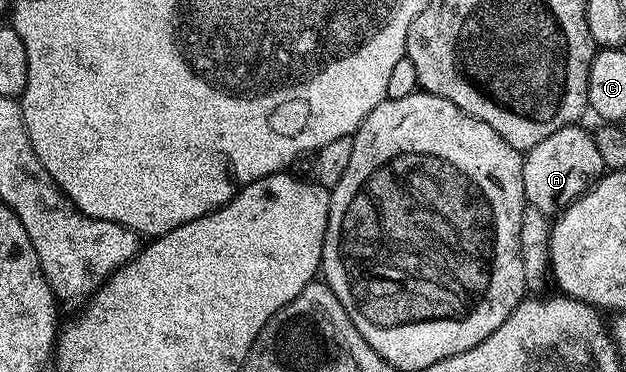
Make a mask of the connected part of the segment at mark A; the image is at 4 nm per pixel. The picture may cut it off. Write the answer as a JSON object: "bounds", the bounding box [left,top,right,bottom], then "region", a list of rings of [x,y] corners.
{"bounds":[522,125,605,217],"region":[[[573,125],[558,129],[558,133],[550,133],[543,141],[538,141],[524,155],[522,165],[522,185],[524,186],[524,198],[527,204],[536,206],[541,213],[547,217],[555,216],[557,213],[569,207],[579,195],[583,195],[601,175],[605,174],[604,155],[596,144],[596,139],[588,131],[583,131],[583,126]]]}

